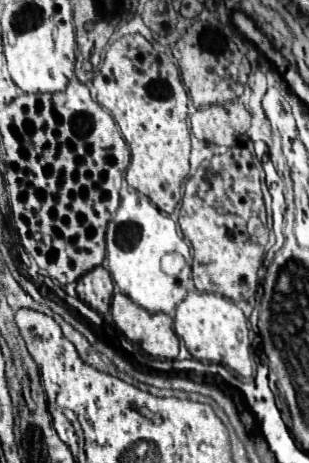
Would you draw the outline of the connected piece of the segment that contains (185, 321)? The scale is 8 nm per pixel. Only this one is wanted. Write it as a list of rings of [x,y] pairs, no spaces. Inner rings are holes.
[[[190,291],[186,299],[176,307],[174,315],[174,331],[180,339],[184,339],[190,355],[198,361],[214,361],[232,369],[238,377],[252,375],[252,341],[248,335],[248,319],[242,309],[230,301],[228,297],[214,293]]]

